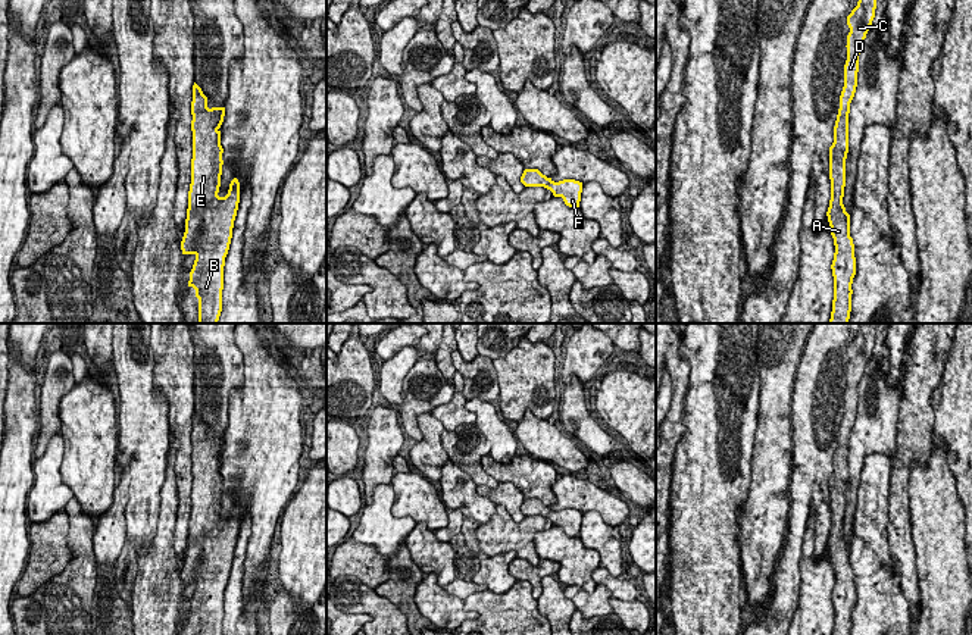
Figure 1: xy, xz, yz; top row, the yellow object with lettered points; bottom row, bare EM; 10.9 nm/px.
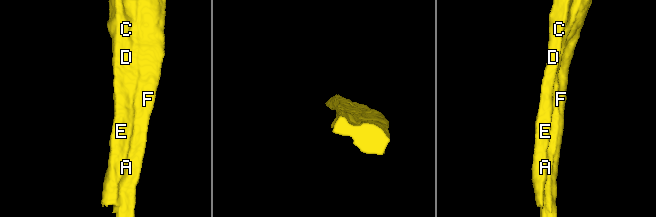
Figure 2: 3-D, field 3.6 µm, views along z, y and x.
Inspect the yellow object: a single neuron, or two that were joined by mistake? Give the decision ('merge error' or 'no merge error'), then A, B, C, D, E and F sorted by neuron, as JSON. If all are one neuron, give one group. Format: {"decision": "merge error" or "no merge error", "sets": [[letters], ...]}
{"decision": "no merge error", "sets": [["A", "B", "C", "D", "E", "F"]]}

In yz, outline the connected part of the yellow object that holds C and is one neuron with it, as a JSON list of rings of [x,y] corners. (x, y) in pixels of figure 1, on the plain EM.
[[[860,323],[857,335],[847,345],[847,390],[844,416],[834,456],[834,472],[829,476],[831,529],[826,541],[835,582],[831,594],[834,606],[832,635],[851,635],[851,613],[856,604],[854,573],[850,566],[850,544],[843,534],[846,516],[846,488],[848,482],[848,442],[857,416],[859,384],[872,354],[878,323]]]

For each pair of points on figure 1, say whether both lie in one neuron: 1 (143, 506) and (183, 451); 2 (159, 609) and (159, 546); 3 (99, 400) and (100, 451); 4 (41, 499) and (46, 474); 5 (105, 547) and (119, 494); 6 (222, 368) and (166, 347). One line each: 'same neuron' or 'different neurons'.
1: different neurons
2: same neuron
3: same neuron
4: same neuron
5: same neuron
6: different neurons

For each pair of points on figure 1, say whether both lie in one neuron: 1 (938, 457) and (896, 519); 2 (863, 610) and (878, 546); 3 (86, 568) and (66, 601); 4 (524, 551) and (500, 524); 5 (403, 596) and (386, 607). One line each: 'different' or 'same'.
1: different
2: same
3: same
4: same
5: different

